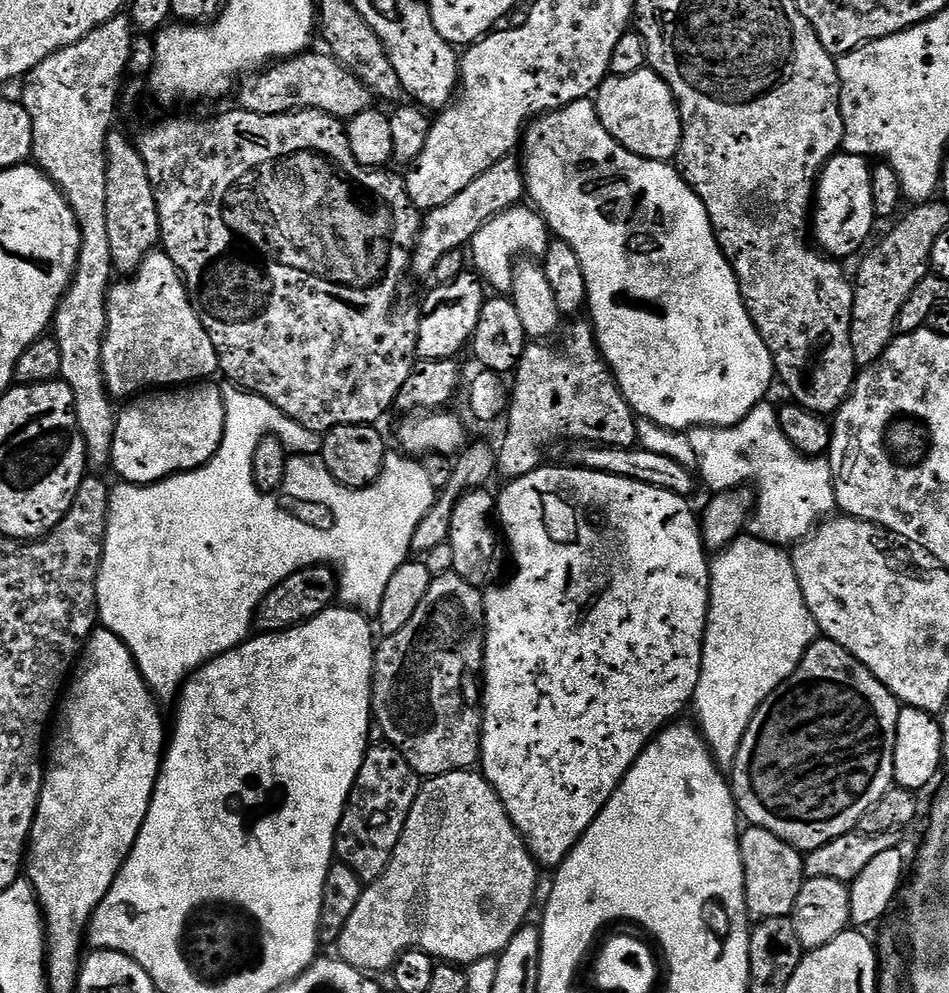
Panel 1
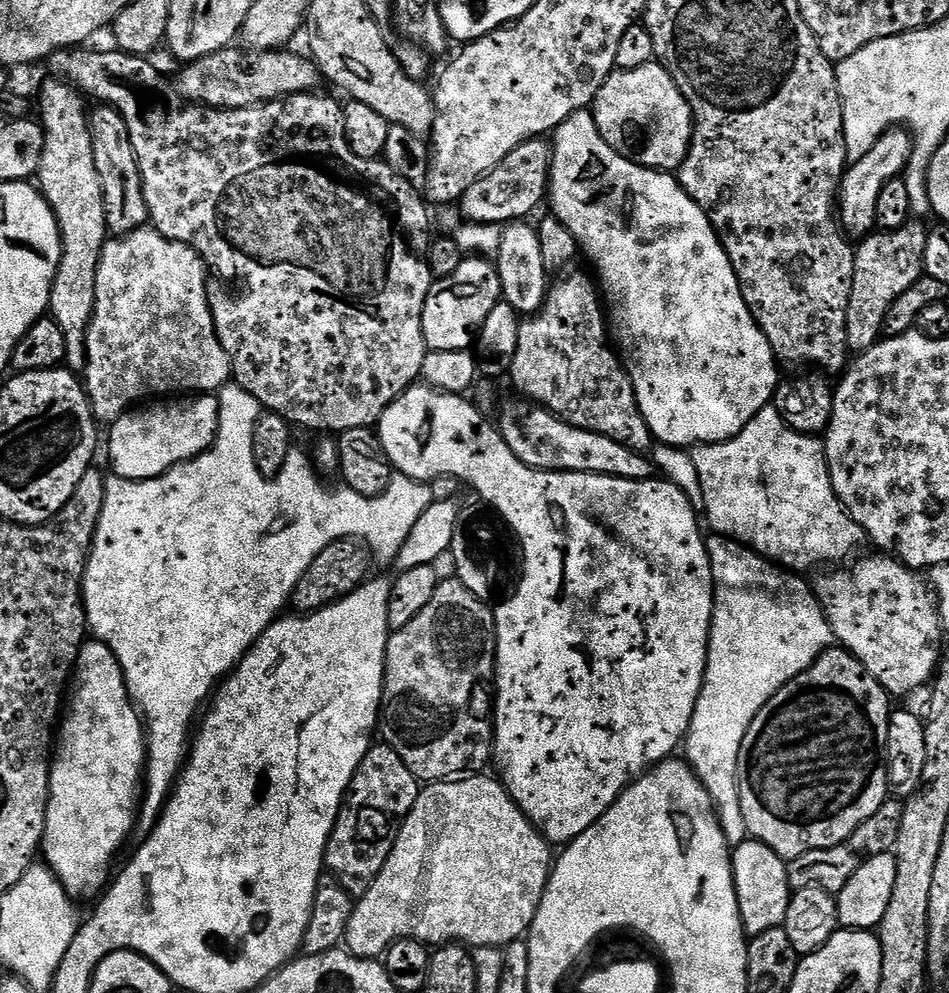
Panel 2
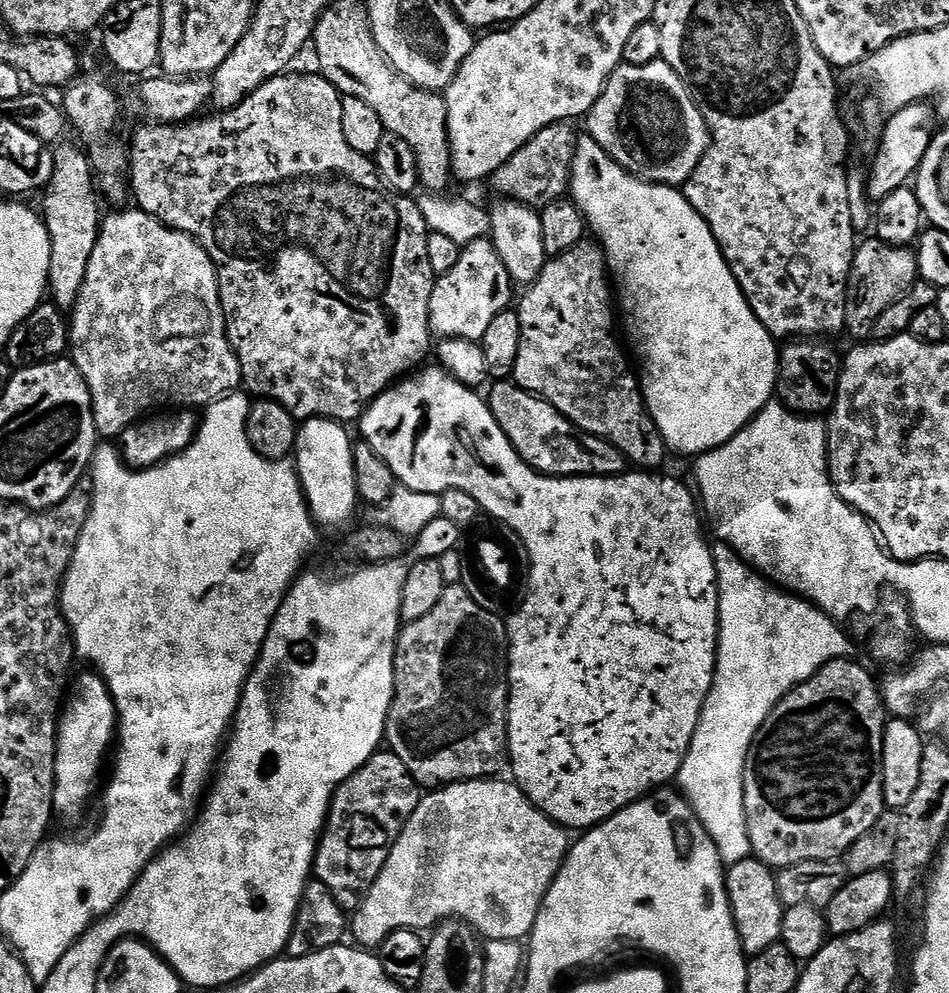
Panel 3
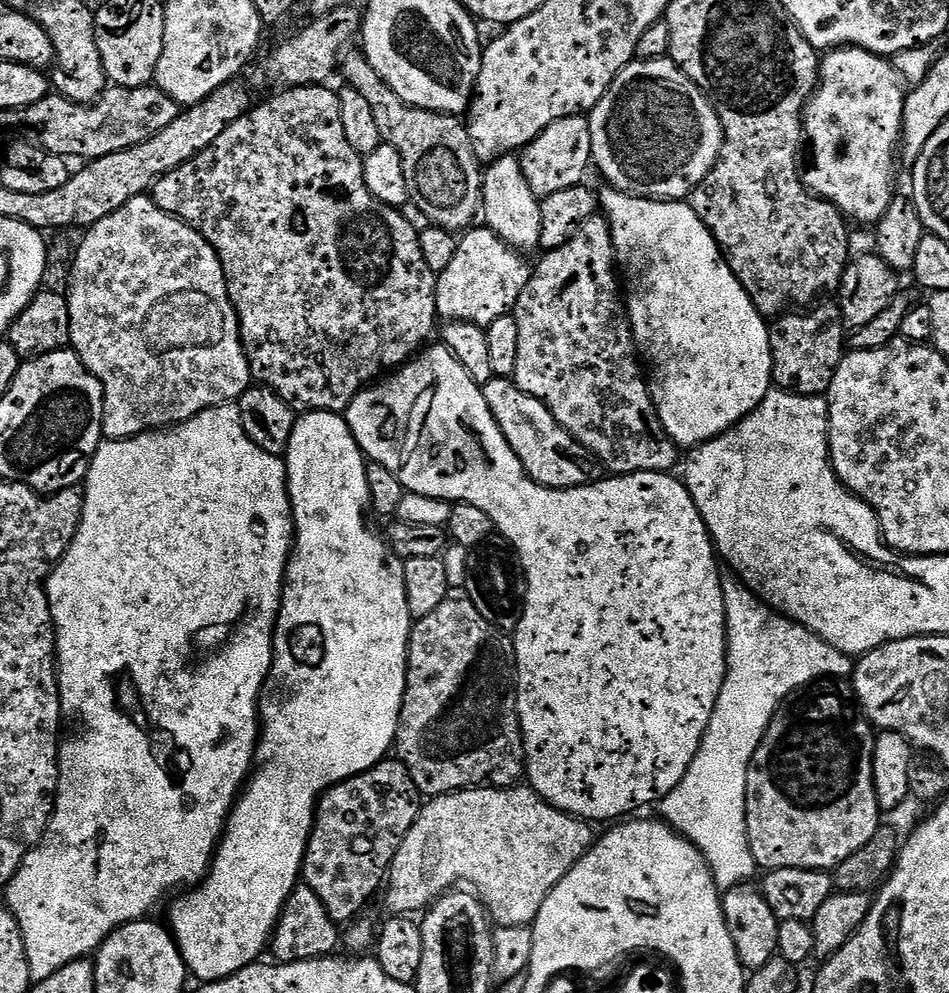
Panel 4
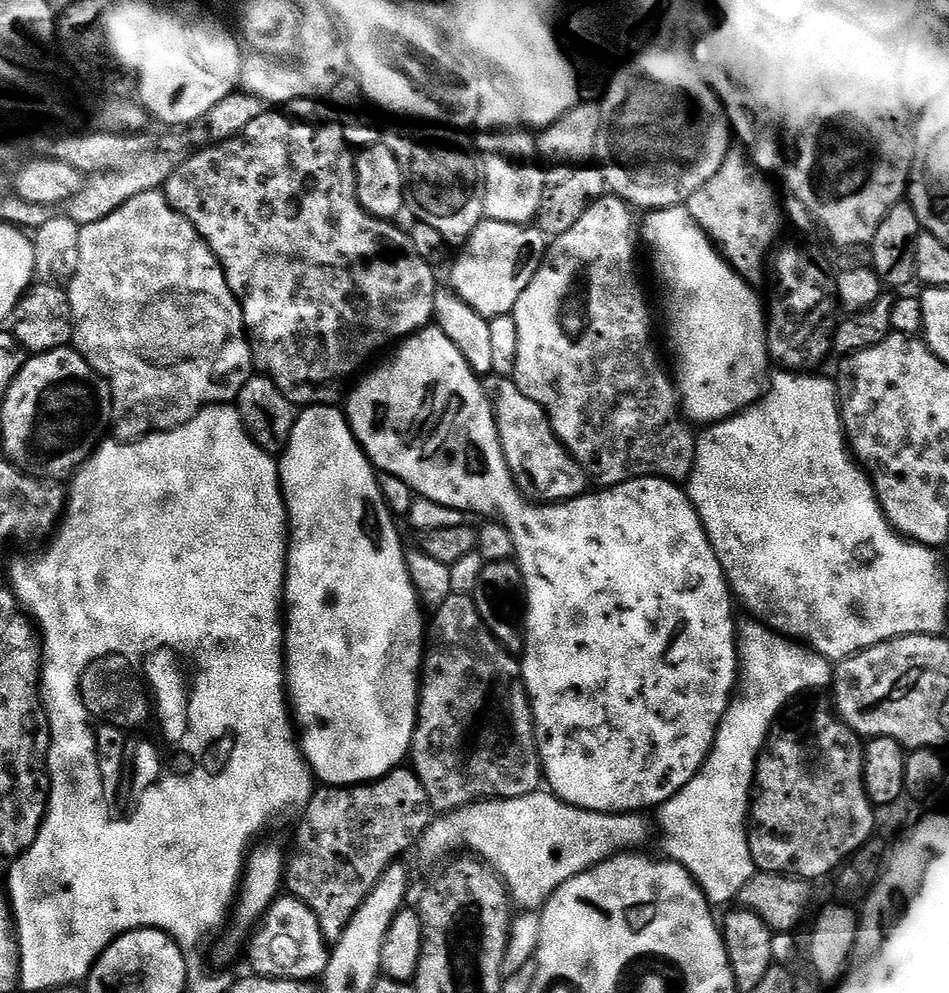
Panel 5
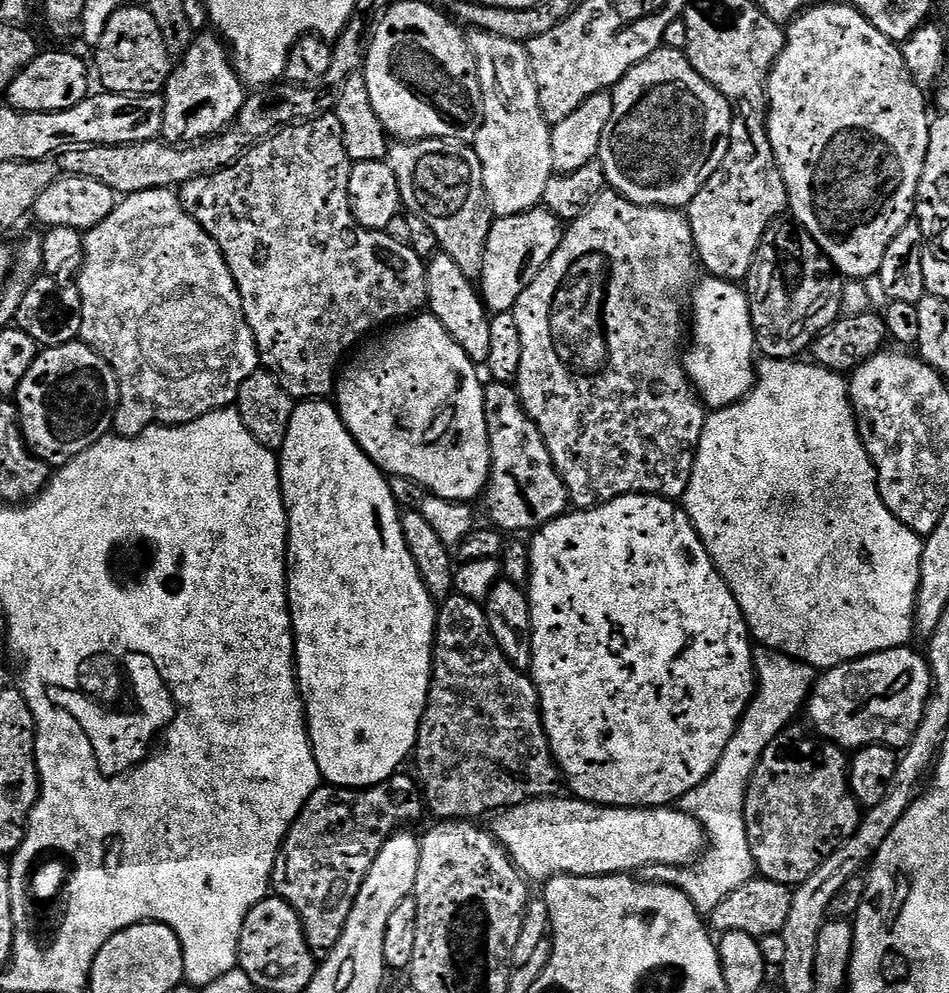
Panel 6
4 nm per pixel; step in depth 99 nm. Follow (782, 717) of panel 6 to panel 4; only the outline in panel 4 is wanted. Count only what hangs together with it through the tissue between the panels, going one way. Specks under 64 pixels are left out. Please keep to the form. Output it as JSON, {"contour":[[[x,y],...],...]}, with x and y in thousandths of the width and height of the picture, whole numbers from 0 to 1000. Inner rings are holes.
{"contour":[[[774,578],[762,581],[761,598],[767,631],[765,683],[761,687],[752,719],[748,719],[748,731],[744,731],[744,739],[736,751],[736,759],[731,759],[719,788],[714,788],[714,792],[710,792],[710,796],[706,796],[706,800],[702,800],[694,807],[693,815],[695,814],[694,821],[700,829],[722,842],[744,864],[750,883],[754,886],[754,893],[766,896],[789,889],[793,885],[791,882],[799,878],[797,865],[788,851],[786,832],[786,783],[790,767],[795,763],[795,755],[799,755],[811,727],[823,716],[822,708],[834,697],[839,697],[867,681],[897,682],[900,665],[887,655],[875,651],[849,630],[838,628],[830,621],[815,614],[810,608],[804,608]]]}

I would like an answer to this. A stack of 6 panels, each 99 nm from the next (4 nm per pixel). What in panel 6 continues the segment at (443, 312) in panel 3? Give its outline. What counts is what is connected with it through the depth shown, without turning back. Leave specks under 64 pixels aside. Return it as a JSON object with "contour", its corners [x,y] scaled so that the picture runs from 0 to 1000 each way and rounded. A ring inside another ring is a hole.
{"contour":[[[572,207],[519,221],[510,253],[510,266],[504,279],[504,293],[515,315],[538,314],[544,309],[546,300],[550,300],[550,292],[563,284],[584,252],[588,252],[591,237],[592,224]]]}

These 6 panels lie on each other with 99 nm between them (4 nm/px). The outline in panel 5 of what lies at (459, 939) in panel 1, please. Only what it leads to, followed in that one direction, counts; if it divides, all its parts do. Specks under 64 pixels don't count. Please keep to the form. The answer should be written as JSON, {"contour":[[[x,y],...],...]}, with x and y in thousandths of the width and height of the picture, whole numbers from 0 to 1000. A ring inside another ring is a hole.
{"contour":[[[581,797],[560,798],[550,804],[532,806],[503,806],[477,818],[460,821],[451,831],[440,847],[440,858],[451,866],[463,862],[471,863],[484,856],[492,856],[499,862],[517,871],[531,885],[541,911],[548,916],[572,915],[583,900],[601,884],[639,868],[644,862],[651,862],[663,856],[674,856],[683,846],[683,830],[674,820],[655,818],[623,818],[582,801]]]}

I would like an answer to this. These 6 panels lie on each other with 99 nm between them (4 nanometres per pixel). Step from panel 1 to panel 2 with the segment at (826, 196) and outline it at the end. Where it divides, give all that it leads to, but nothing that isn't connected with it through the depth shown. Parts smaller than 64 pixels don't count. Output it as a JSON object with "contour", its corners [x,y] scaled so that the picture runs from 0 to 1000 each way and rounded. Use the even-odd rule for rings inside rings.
{"contour":[[[952,128],[942,129],[928,137],[921,151],[913,155],[913,159],[901,162],[890,172],[883,194],[883,221],[895,239],[909,240],[919,237],[923,230],[925,195],[929,195],[929,187],[934,187],[934,183],[945,180],[952,174],[960,158],[961,134]]]}

